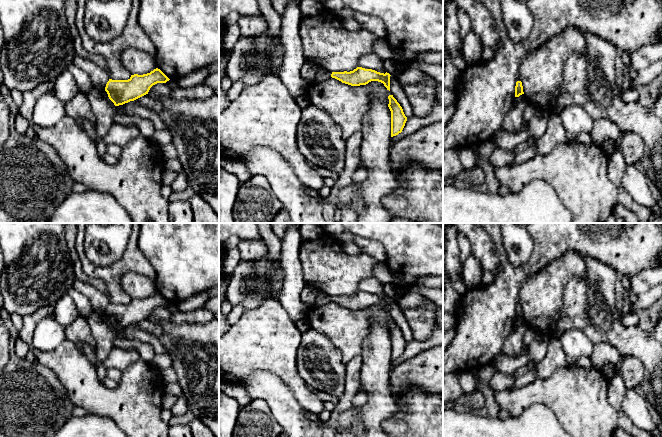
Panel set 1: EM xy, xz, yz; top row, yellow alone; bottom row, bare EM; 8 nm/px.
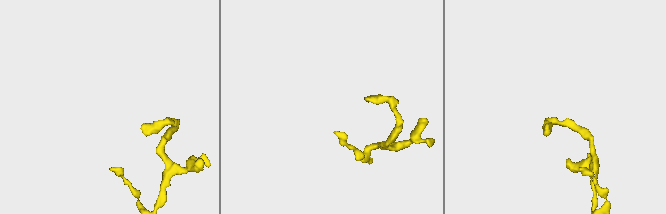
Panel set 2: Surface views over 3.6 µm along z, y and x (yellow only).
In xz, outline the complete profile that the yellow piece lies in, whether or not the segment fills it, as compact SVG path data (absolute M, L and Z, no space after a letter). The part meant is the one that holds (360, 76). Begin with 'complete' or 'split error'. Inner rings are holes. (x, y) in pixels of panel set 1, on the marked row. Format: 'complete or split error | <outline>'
split error | M357 67L353 71L347 72L331 72L323 68L318 68L315 81L322 82L329 78L335 78L342 83L351 86L366 85L371 81L378 81L384 84L387 90L390 91L390 74L380 73L372 69L365 69L362 67Z

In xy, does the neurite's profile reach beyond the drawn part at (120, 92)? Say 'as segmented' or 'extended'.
extended

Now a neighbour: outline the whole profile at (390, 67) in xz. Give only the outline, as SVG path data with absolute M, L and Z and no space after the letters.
M386 59L386 60L384 60L384 69L390 75L396 76L396 77L401 75L404 72L404 70L405 70L404 67L395 64L392 61L392 59Z

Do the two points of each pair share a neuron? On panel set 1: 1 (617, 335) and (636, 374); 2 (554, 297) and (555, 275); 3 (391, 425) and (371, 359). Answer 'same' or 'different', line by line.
1: different
2: same
3: different

